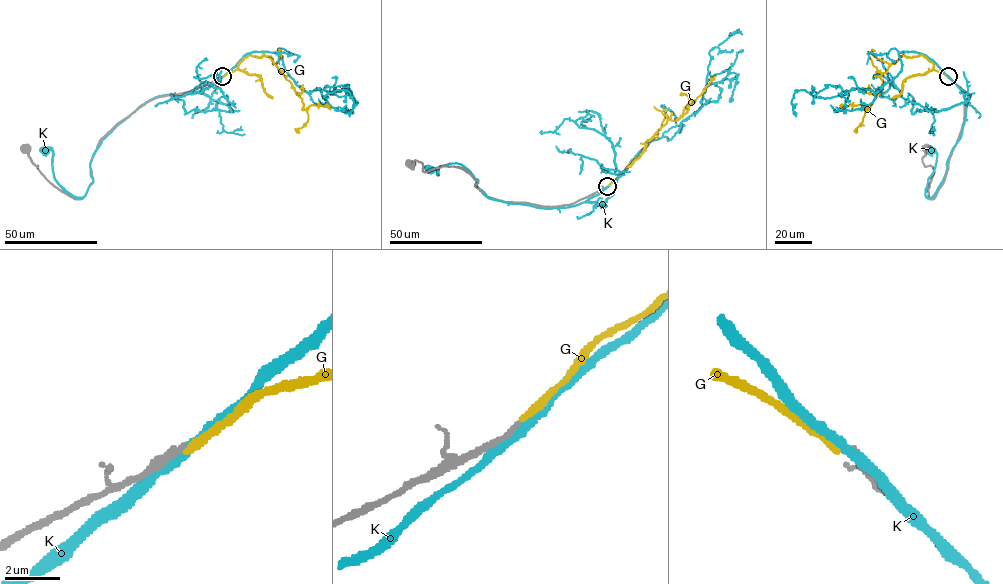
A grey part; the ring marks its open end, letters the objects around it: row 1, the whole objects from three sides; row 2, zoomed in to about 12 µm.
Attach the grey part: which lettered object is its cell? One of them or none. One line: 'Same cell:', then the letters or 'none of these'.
Same cell: none of these

